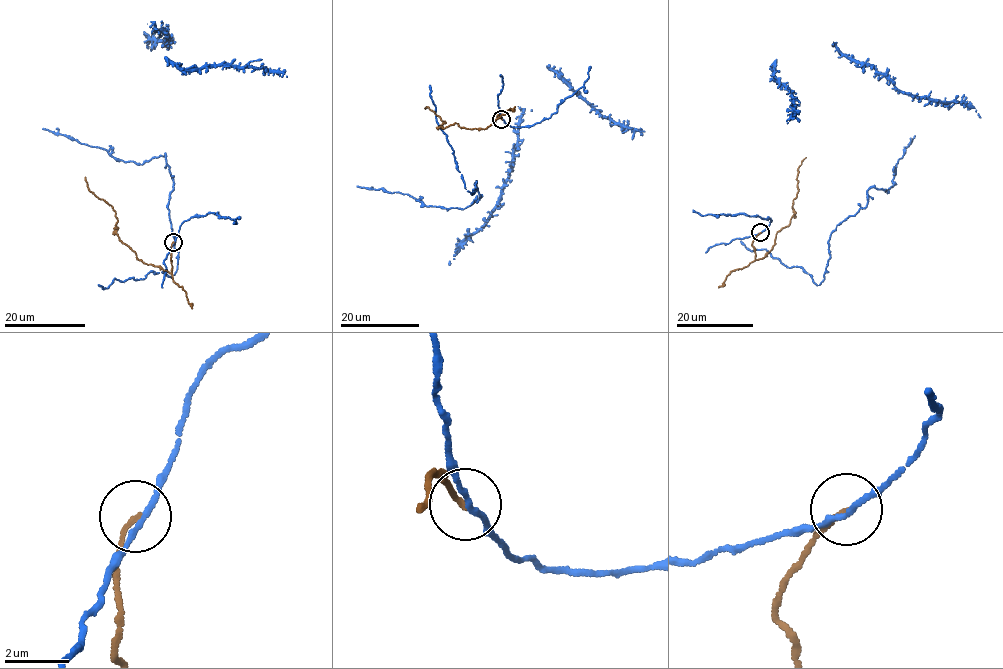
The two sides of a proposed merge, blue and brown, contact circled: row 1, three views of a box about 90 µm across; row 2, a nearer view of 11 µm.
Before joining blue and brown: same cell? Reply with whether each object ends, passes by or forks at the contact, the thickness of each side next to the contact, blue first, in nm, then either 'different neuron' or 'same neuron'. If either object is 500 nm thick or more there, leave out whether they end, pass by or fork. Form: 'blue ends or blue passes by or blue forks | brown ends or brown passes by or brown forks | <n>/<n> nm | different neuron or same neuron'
blue passes by | brown ends | 160/170 nm | different neuron

